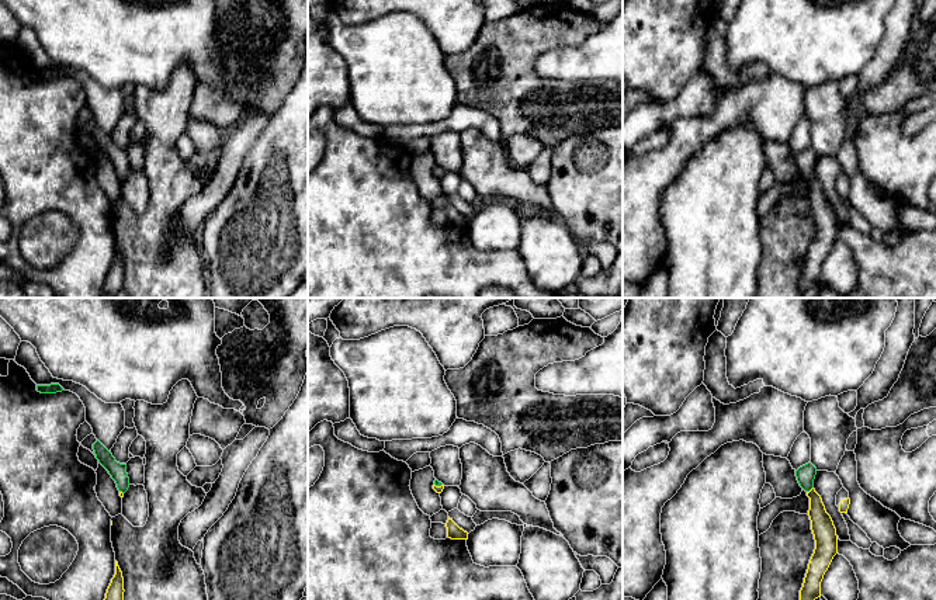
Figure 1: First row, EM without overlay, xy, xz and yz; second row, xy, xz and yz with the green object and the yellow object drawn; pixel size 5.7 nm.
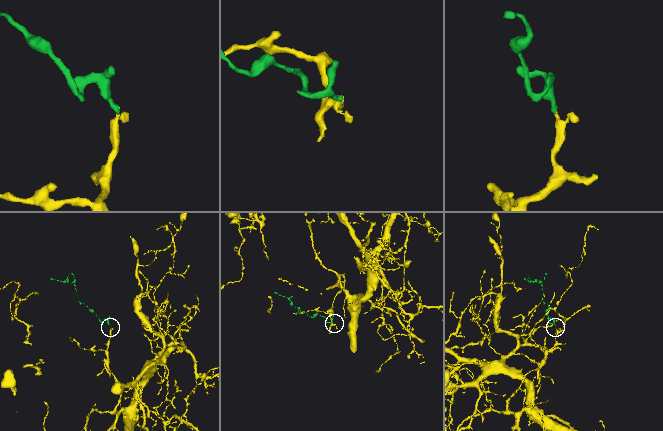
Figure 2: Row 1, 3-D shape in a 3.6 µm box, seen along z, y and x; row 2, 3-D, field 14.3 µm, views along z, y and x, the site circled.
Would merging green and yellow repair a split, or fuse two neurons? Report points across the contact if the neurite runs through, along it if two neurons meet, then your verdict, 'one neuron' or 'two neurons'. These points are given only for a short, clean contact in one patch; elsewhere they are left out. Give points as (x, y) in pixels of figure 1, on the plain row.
runs through yz (806, 159), (806, 167), (810, 174), (822, 212); one neuron

